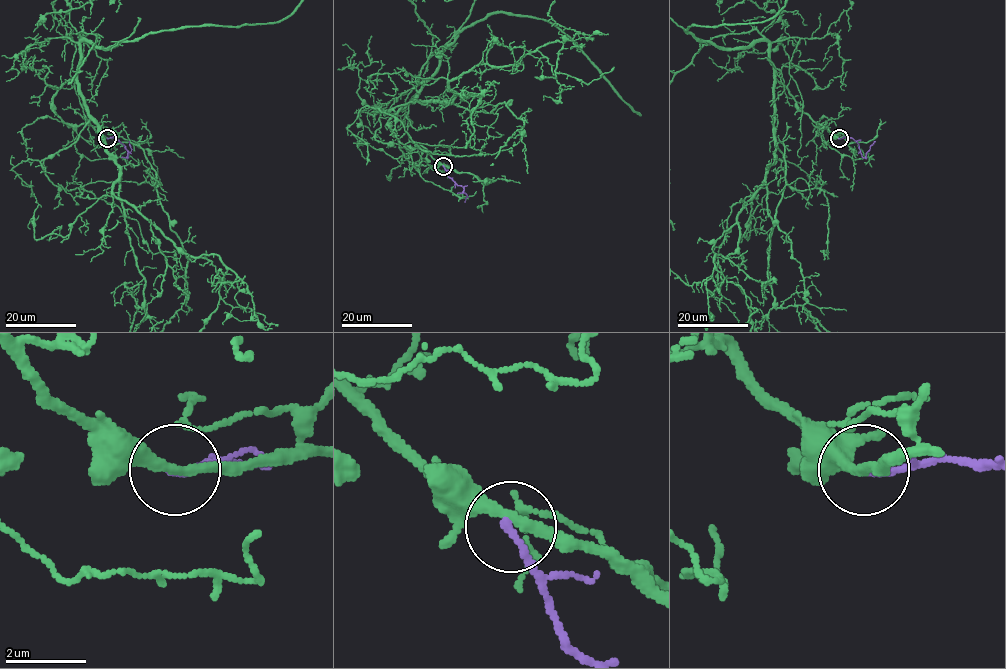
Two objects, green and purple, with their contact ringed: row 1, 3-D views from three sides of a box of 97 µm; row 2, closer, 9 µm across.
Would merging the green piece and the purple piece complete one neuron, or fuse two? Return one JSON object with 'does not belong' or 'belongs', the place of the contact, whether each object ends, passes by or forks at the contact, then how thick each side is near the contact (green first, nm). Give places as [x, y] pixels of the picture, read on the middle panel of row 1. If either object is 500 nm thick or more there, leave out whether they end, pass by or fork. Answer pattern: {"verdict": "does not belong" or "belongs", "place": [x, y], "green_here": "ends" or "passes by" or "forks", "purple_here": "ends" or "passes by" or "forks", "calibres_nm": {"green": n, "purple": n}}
{"verdict": "does not belong", "place": [443, 166], "green_here": "passes by", "purple_here": "ends", "calibres_nm": {"green": 280, "purple": 200}}

